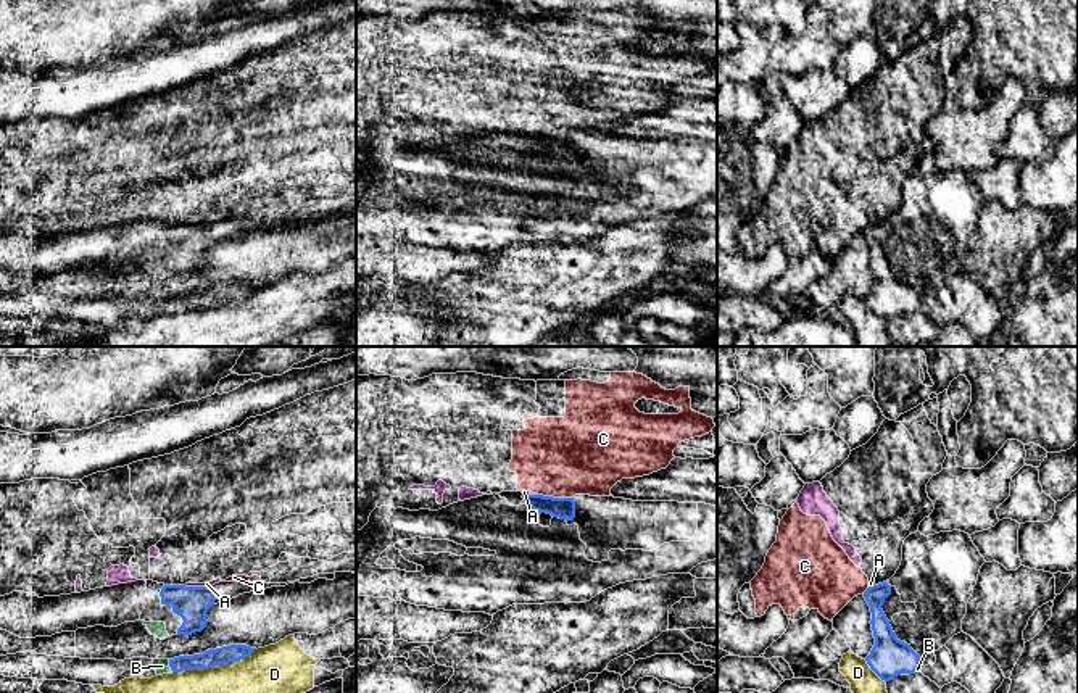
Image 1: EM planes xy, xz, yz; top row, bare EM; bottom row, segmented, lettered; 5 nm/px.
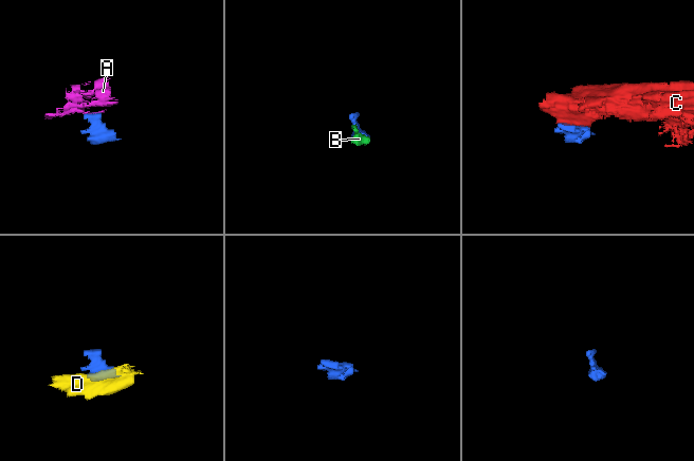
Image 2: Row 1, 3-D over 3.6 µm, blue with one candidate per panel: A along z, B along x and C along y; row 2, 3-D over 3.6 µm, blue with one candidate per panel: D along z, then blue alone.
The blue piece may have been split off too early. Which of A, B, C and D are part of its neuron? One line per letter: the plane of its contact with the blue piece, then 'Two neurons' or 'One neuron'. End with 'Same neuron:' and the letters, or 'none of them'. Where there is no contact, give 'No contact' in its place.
A: Touches blue in xy. Two neurons
B: Touches blue in xy. One neuron
C: Touches blue in xz. Two neurons
D: Touches blue in xy. Two neurons
Same neuron: B

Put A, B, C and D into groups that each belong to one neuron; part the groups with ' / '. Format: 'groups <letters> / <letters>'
groups A C / B / D

